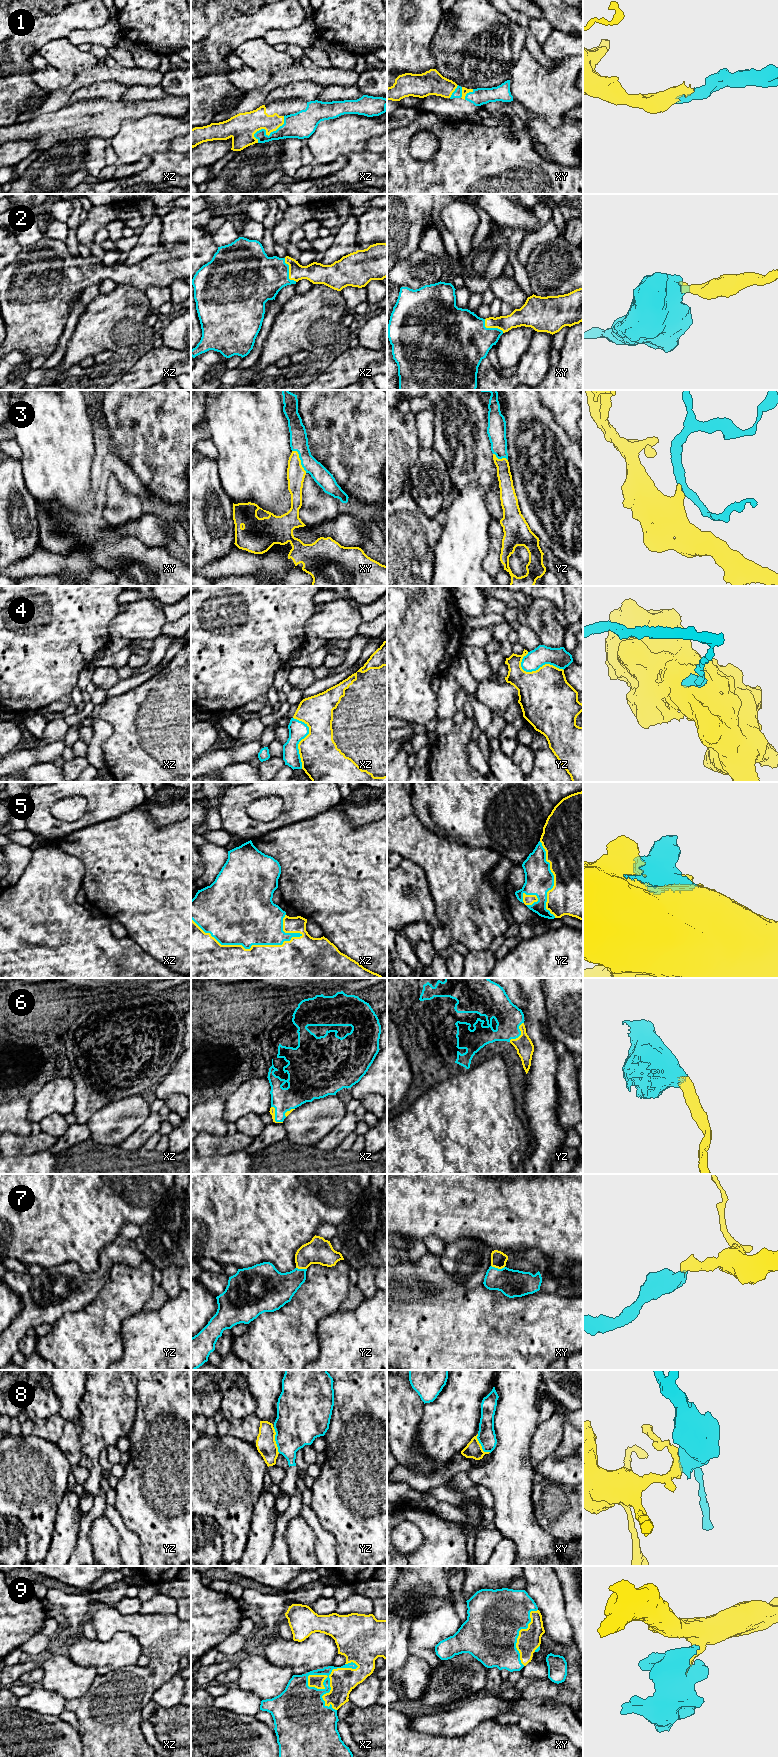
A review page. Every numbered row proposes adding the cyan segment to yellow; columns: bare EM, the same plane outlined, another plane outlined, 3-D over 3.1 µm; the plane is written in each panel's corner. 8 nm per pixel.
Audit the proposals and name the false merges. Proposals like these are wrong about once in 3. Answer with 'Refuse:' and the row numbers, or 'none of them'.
Refuse: 4, 8

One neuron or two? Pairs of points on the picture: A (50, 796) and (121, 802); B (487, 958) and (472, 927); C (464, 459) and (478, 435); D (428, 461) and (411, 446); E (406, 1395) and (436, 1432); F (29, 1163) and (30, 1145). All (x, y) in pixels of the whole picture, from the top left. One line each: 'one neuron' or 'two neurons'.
A: one neuron
B: two neurons
C: one neuron
D: two neurons
E: two neurons
F: two neurons

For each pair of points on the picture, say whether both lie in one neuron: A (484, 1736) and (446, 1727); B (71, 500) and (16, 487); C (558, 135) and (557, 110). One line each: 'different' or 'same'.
A: different
B: different
C: different

